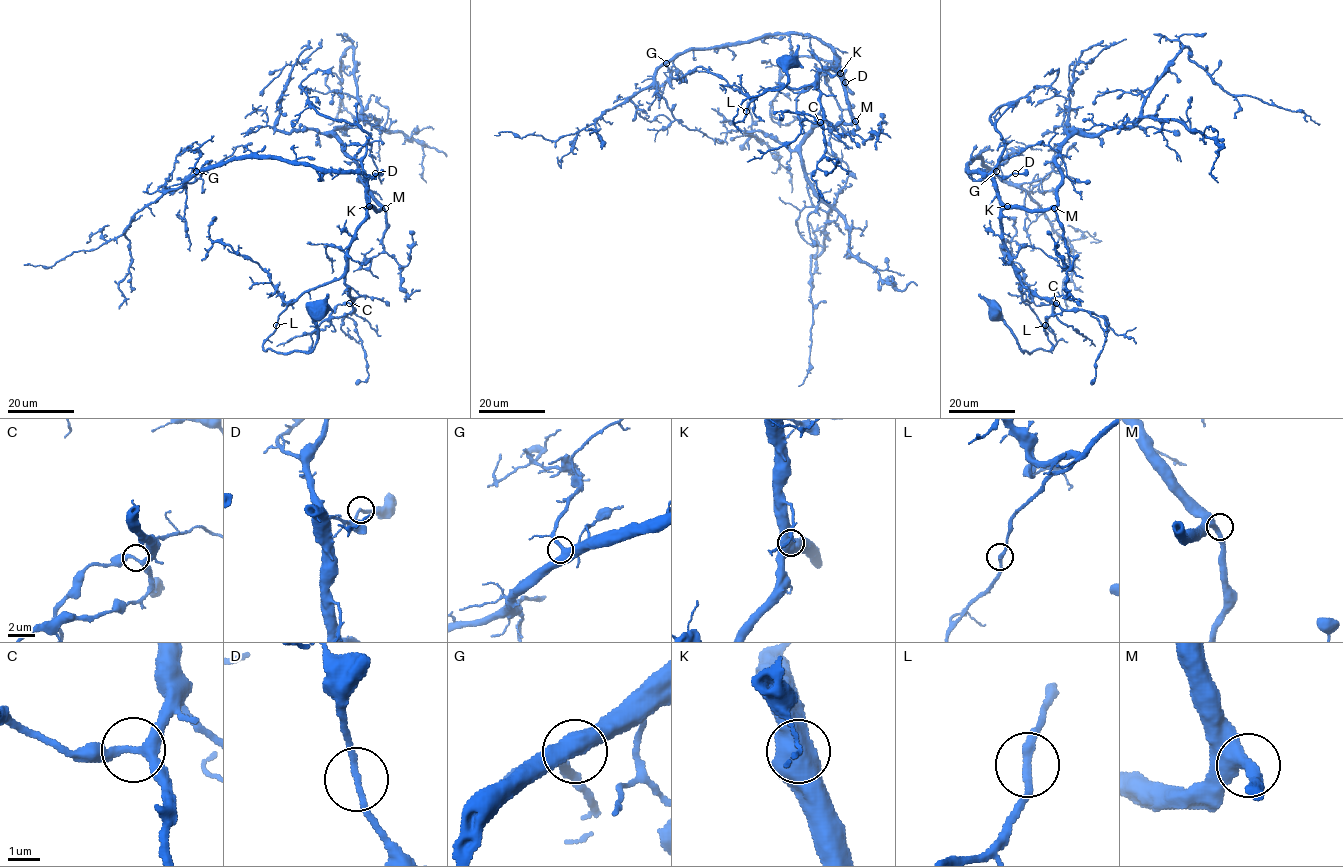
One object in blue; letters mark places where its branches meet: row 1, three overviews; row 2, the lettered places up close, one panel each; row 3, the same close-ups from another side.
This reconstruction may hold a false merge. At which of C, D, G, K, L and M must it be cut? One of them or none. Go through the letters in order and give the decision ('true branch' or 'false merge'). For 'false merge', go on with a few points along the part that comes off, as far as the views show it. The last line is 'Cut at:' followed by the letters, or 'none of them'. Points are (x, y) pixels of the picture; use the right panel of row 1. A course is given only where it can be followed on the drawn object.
C: true branch
D: true branch
G: true branch
K: true branch
L: true branch
M: true branch
Cut at: none of them

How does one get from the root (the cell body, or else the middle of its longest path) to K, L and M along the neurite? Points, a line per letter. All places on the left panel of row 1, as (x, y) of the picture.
K: (318, 312), (316, 344), (310, 351), (263, 349), (289, 305), (343, 273), (347, 248), (369, 206)
L: (318, 312), (316, 344), (310, 351), (265, 351), (264, 341), (275, 325)
M: (318, 312), (316, 344), (310, 351), (263, 349), (289, 305), (343, 273), (347, 248), (366, 211), (385, 208)

